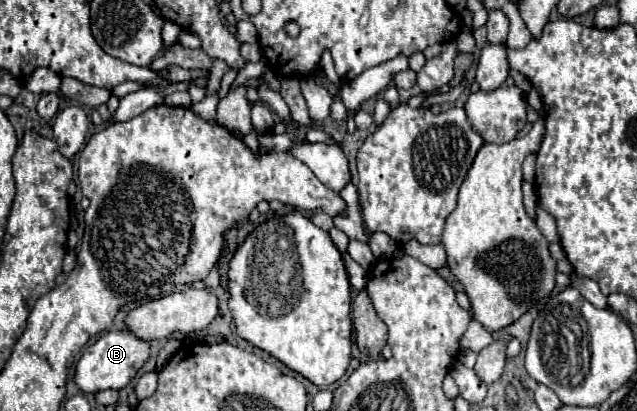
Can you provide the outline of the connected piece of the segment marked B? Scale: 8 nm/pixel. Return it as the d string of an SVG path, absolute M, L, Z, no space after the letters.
M128 329L110 331L82 353L80 361L76 363L74 383L84 393L98 393L104 389L122 389L132 381L136 371L146 363L148 355L150 355L150 345L138 339L136 335L132 335Z

